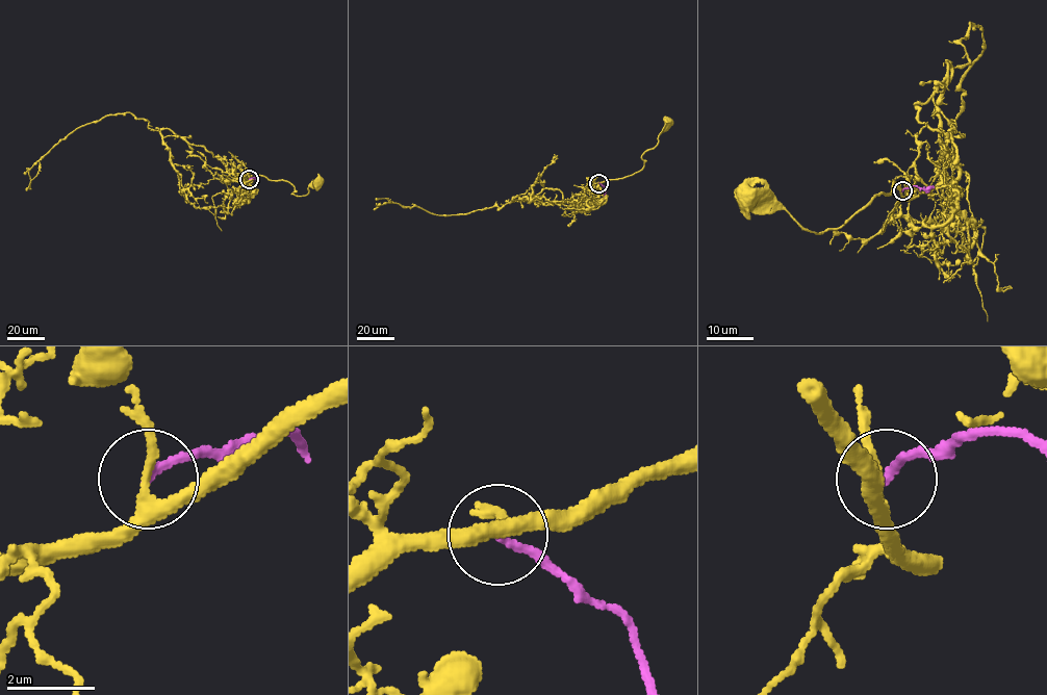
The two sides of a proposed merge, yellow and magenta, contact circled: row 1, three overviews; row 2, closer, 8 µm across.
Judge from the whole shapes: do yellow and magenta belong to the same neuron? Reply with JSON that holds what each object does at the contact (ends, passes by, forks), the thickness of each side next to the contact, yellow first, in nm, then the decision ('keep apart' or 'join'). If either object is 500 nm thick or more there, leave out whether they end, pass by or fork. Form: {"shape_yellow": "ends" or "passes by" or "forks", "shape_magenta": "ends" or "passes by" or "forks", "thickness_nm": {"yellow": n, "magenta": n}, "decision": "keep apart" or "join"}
{"shape_yellow": "forks", "shape_magenta": "ends", "thickness_nm": {"yellow": 240, "magenta": 170}, "decision": "keep apart"}

